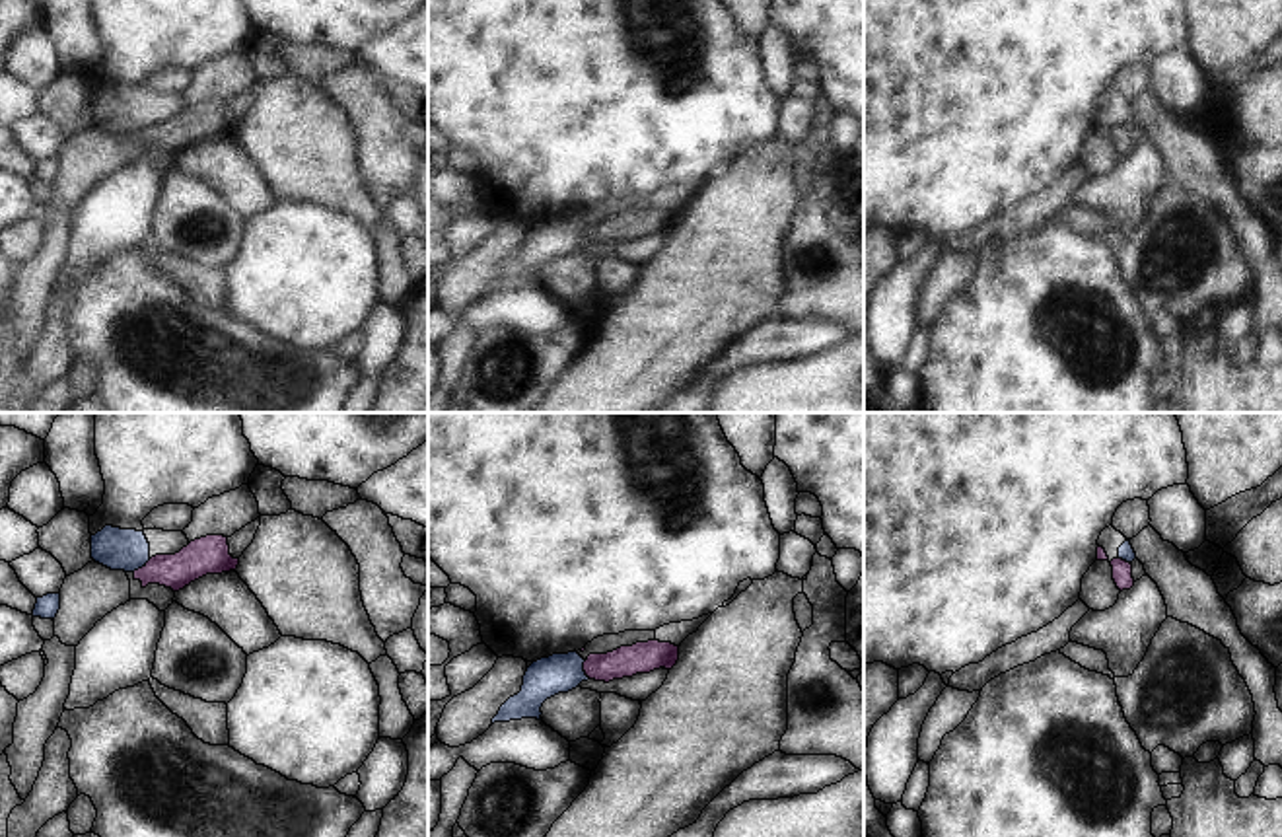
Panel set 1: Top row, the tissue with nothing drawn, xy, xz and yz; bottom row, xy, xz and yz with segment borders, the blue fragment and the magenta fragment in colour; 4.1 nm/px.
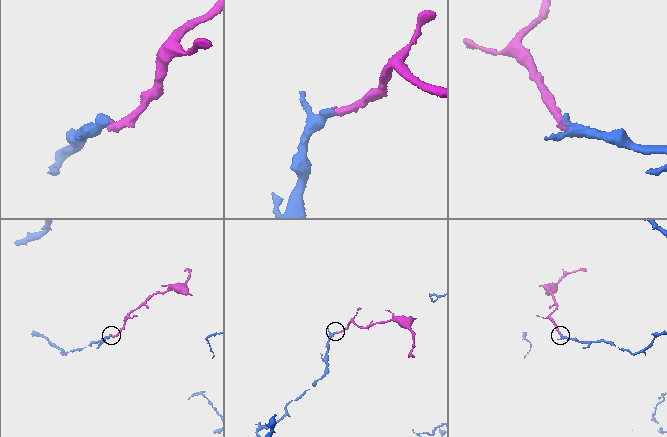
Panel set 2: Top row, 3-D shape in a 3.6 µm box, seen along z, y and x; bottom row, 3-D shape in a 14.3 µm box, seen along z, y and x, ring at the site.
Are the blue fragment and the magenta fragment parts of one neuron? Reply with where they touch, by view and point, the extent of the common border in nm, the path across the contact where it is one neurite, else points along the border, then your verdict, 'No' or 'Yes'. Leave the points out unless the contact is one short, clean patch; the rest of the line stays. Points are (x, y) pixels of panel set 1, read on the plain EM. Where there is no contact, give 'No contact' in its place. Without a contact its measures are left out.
Touches blue at xy (141, 131). Shared border 90 nm. Boundary: xy (150, 123), (133, 135). No

